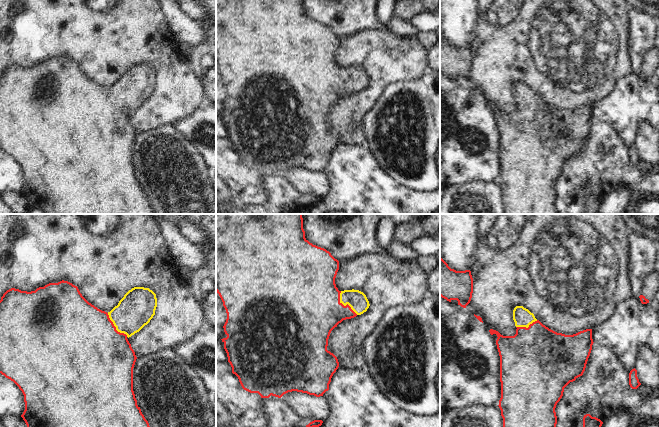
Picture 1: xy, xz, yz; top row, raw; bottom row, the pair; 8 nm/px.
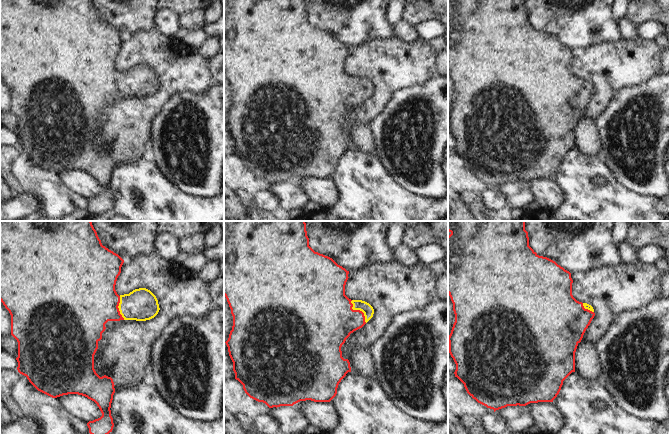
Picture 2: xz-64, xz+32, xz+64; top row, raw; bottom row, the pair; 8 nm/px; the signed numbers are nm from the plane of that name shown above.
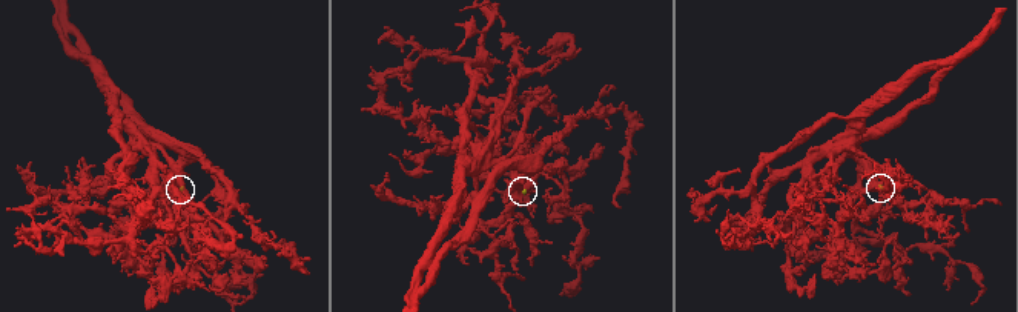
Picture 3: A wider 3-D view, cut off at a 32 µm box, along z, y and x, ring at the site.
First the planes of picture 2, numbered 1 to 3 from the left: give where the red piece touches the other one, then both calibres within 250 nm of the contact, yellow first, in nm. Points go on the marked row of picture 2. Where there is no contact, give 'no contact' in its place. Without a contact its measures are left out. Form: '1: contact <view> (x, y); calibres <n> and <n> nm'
1: contact xz-64 (118, 307); calibres 260 and 460 nm
2: contact xz+32 (358, 309); calibres 90 and 420 nm
3: contact xz+64 (587, 308); calibres 50 and 440 nm

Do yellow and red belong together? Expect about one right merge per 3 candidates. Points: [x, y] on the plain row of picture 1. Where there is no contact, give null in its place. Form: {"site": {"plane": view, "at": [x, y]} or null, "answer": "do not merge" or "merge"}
{"site": {"plane": "xz", "at": [344, 81]}, "answer": "merge"}

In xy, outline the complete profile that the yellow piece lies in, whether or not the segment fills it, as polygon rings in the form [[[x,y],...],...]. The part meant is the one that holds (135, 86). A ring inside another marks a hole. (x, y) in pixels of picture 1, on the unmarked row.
[[[68,57],[49,59],[35,67],[27,68],[11,64],[0,76],[0,149],[13,157],[24,171],[25,186],[21,193],[29,209],[41,208],[44,214],[154,214],[148,197],[137,181],[133,167],[133,144],[136,131],[128,114],[139,108],[155,91],[156,70],[149,64],[134,63],[129,66],[110,88],[105,88],[89,79],[77,62]]]

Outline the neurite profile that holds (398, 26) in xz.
[[[396,16],[391,17],[386,29],[395,35],[400,35],[401,37],[412,37],[417,34],[410,22]]]

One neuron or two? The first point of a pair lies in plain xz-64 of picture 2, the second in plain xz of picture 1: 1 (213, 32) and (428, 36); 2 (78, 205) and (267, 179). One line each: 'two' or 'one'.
1: two
2: one

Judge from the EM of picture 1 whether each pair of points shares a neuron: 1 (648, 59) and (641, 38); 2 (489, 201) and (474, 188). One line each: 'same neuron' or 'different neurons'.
1: different neurons
2: same neuron

